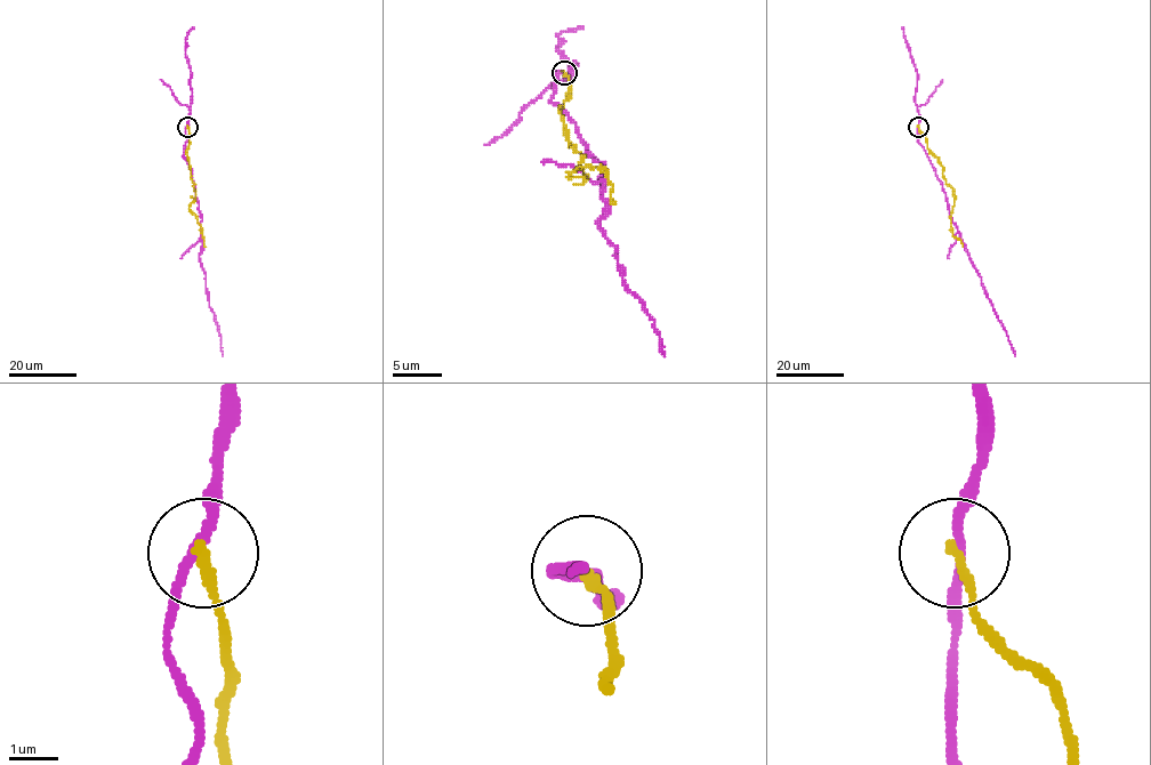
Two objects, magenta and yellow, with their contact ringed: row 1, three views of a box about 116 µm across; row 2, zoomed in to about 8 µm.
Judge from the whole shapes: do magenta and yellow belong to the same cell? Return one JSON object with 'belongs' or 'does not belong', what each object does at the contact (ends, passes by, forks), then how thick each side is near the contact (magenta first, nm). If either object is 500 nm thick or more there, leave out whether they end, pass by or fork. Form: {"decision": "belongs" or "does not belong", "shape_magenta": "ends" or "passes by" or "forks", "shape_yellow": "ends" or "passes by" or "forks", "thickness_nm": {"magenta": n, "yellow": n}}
{"decision": "does not belong", "shape_magenta": "passes by", "shape_yellow": "ends", "thickness_nm": {"magenta": 190, "yellow": 190}}

